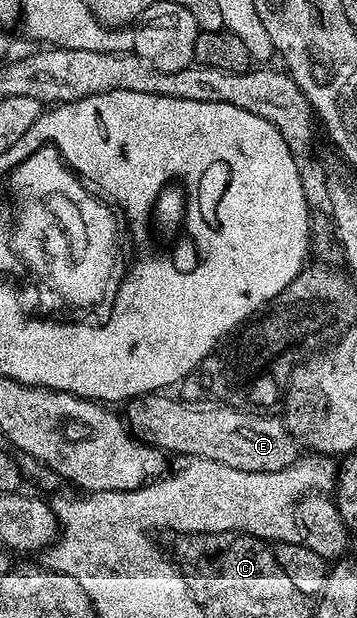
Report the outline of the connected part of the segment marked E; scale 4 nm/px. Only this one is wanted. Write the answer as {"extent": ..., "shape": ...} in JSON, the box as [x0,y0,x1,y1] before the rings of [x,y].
{"extent":[124,393,299,471],"shape":[[[169,393],[140,395],[138,399],[128,400],[125,409],[124,418],[134,435],[166,452],[178,451],[185,455],[181,457],[210,459],[244,471],[278,471],[290,467],[299,458],[299,444],[278,416],[276,419],[273,415],[260,415],[257,411],[240,411],[237,407],[228,407],[213,399],[172,399]]]}

